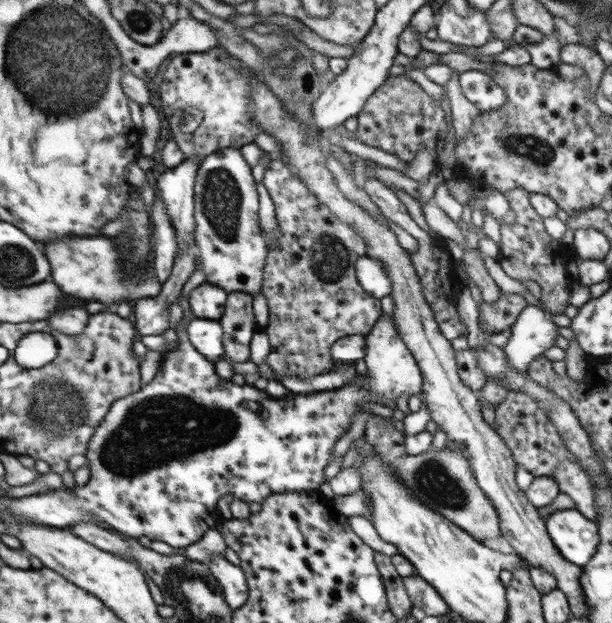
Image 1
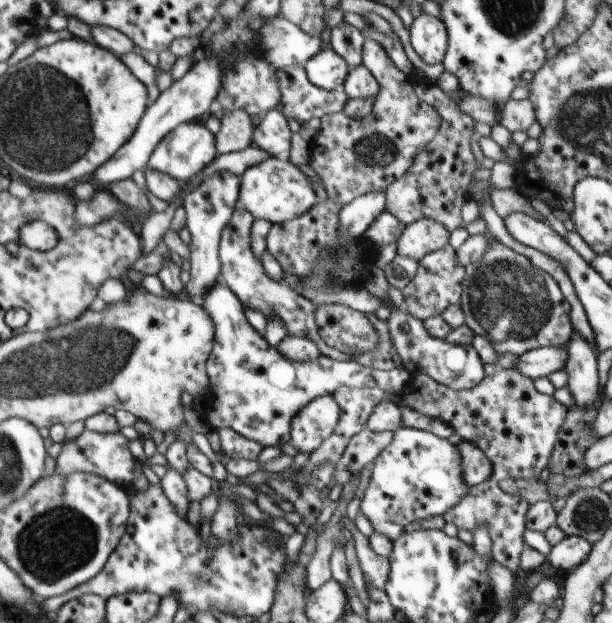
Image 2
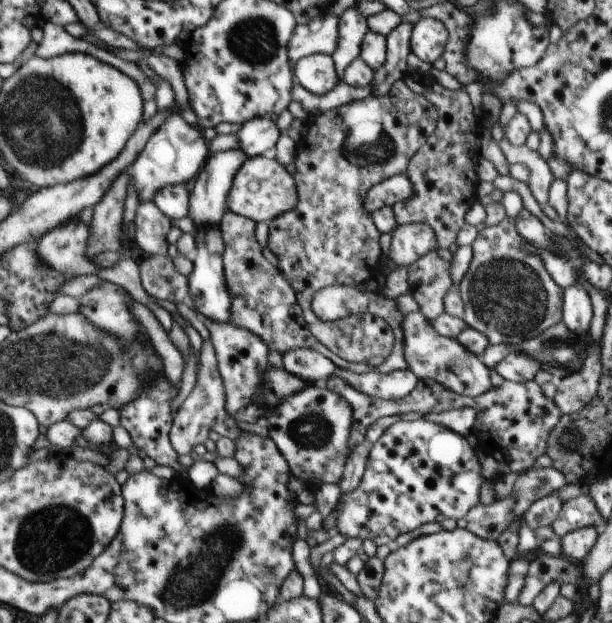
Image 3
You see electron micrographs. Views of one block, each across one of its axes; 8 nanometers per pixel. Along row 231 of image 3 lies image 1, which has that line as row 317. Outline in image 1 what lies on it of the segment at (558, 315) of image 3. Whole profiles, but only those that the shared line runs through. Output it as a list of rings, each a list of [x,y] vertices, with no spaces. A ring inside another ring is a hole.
[[[502,292],[502,297],[498,298],[494,305],[488,305],[483,300],[480,306],[482,306],[480,319],[497,331],[488,333],[493,336],[493,334],[502,332],[502,329],[511,328],[519,319],[519,316],[522,315],[524,308],[527,308],[529,304],[522,294],[512,293],[505,295]]]

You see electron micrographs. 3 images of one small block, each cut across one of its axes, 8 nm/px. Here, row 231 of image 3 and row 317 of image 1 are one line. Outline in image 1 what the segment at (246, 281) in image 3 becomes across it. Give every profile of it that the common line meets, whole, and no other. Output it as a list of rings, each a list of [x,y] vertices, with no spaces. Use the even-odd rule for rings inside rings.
[[[240,291],[228,294],[227,305],[219,322],[223,326],[225,356],[238,364],[250,361],[251,341],[259,330],[253,314],[252,294]]]

